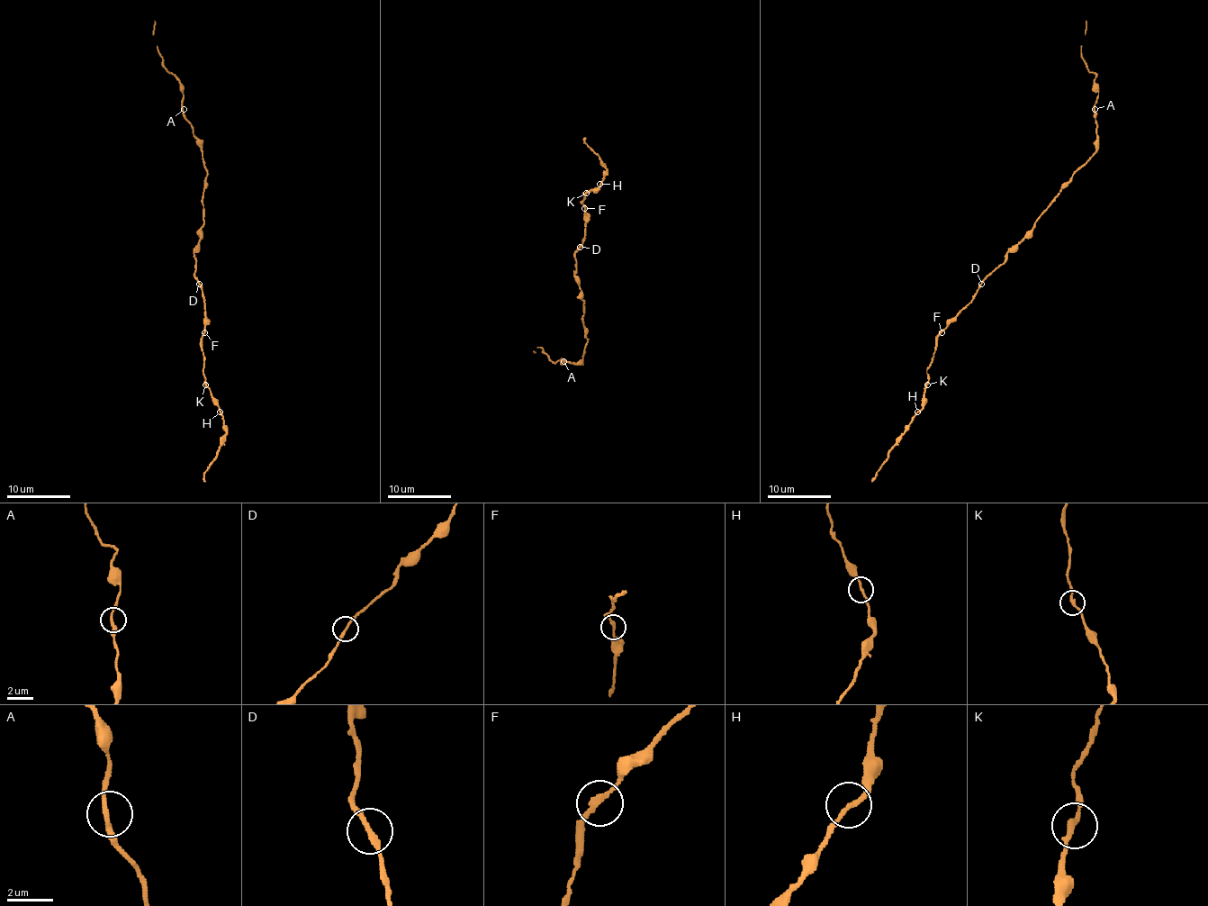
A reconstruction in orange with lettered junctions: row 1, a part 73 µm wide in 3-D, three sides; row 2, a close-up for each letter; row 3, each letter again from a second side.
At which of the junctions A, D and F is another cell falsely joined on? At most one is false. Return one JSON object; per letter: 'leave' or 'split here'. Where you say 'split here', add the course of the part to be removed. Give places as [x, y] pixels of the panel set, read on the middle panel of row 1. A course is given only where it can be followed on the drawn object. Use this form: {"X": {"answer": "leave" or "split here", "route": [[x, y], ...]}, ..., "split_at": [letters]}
{"A": {"answer": "leave"}, "D": {"answer": "leave"}, "F": {"answer": "leave"}, "split_at": []}

